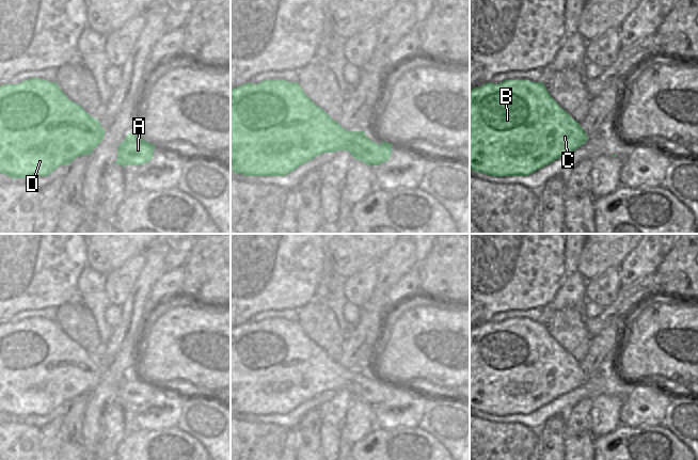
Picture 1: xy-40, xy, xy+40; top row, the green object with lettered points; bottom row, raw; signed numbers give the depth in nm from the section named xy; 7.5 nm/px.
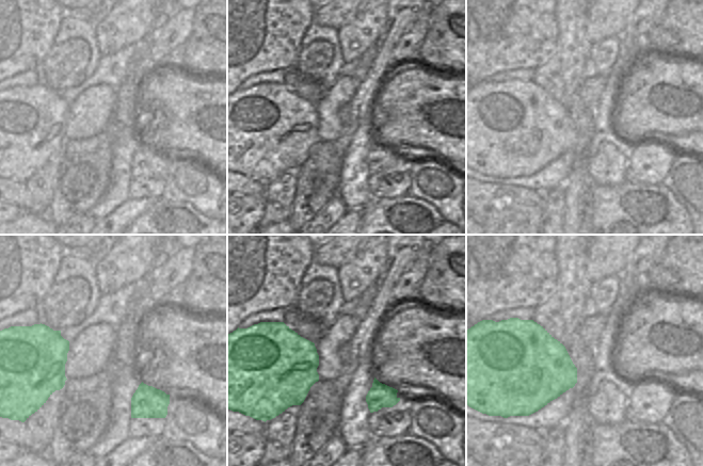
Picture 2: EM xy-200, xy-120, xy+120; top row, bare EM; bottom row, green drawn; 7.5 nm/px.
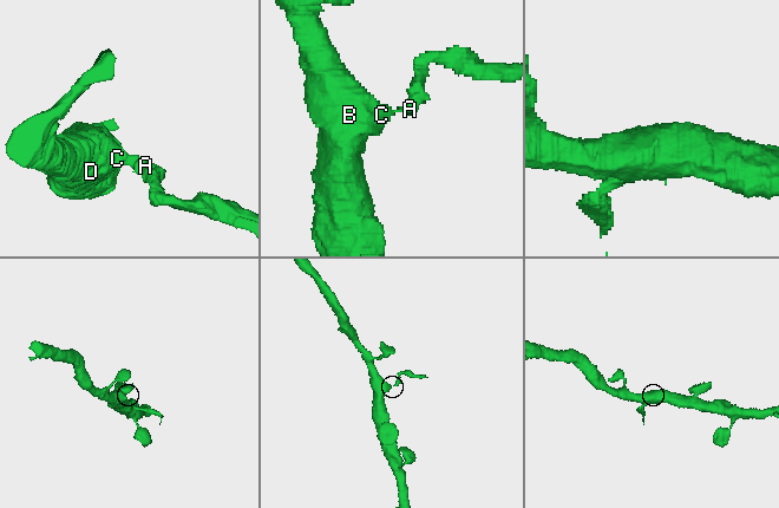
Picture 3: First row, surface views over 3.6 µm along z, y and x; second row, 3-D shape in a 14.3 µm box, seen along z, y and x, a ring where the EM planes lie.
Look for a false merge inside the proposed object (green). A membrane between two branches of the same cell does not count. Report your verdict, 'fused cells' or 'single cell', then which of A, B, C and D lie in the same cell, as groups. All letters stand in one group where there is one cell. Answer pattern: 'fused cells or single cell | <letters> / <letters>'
fused cells | A / B C D

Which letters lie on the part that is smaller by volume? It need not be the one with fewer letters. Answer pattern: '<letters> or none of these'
A

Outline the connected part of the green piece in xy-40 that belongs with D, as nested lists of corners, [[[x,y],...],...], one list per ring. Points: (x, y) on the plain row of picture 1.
[[[31,317],[18,323],[3,323],[0,326],[0,412],[14,417],[27,417],[29,415],[48,415],[57,407],[67,405],[74,398],[90,394],[102,380],[105,368],[101,363],[91,355],[81,345],[72,340],[60,328],[55,321],[42,319],[39,317]]]

